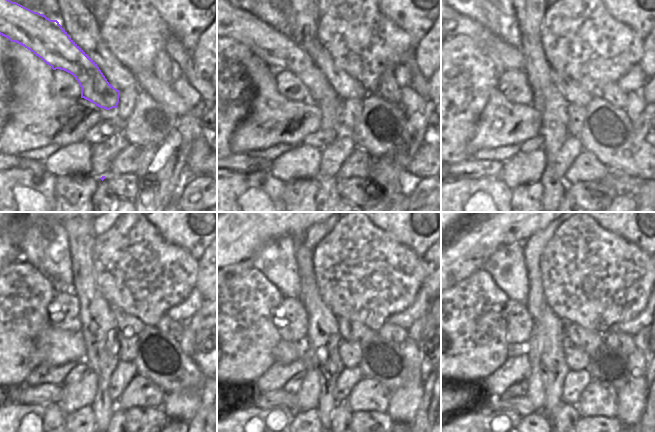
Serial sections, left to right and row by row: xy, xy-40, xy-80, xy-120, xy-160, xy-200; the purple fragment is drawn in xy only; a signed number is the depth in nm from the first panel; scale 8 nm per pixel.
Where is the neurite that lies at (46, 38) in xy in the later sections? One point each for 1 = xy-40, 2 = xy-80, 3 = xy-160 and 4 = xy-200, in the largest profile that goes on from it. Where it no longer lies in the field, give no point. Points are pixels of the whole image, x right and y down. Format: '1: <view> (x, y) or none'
1: xy-40 (279, 51)
2: xy-80 (530, 8)
3: xy-160 (323, 338)
4: xy-200 (548, 329)

